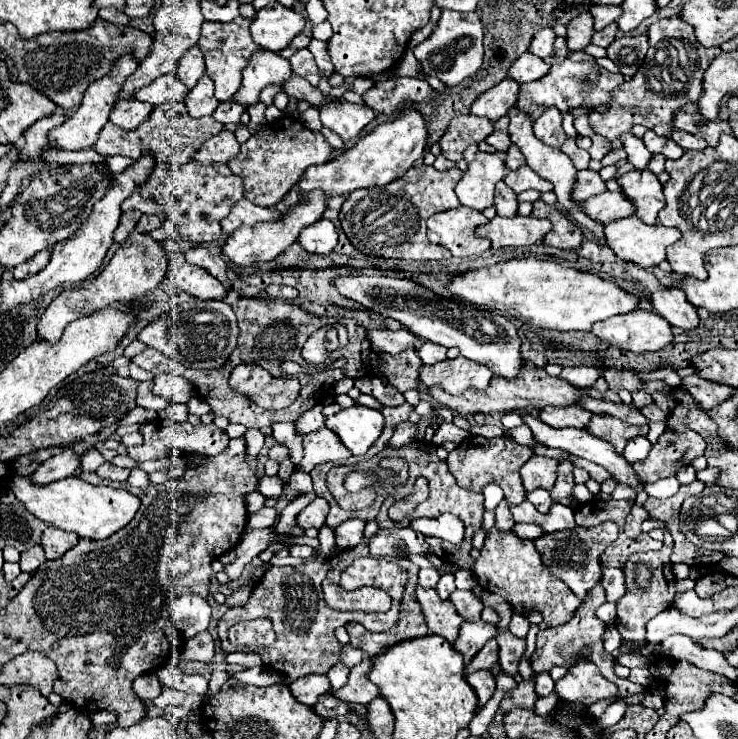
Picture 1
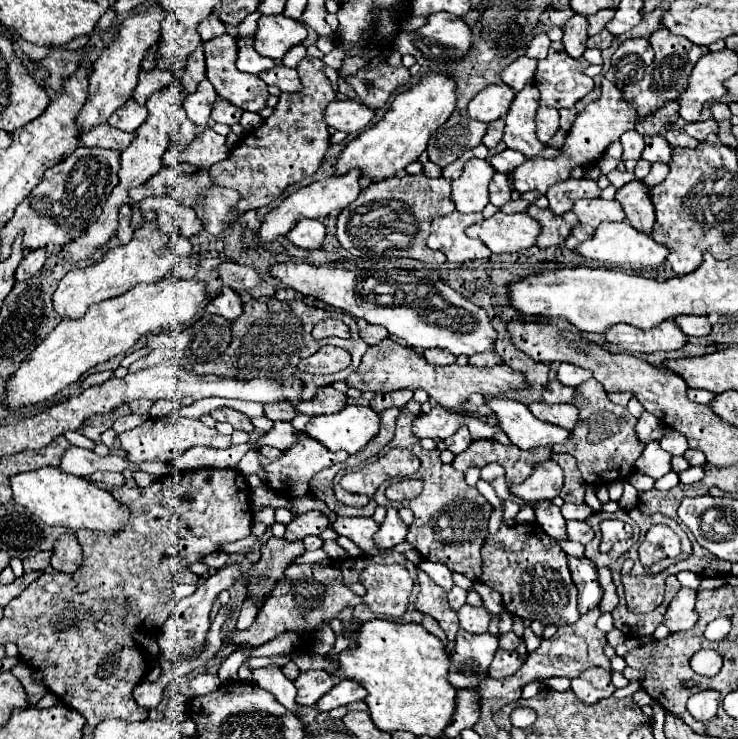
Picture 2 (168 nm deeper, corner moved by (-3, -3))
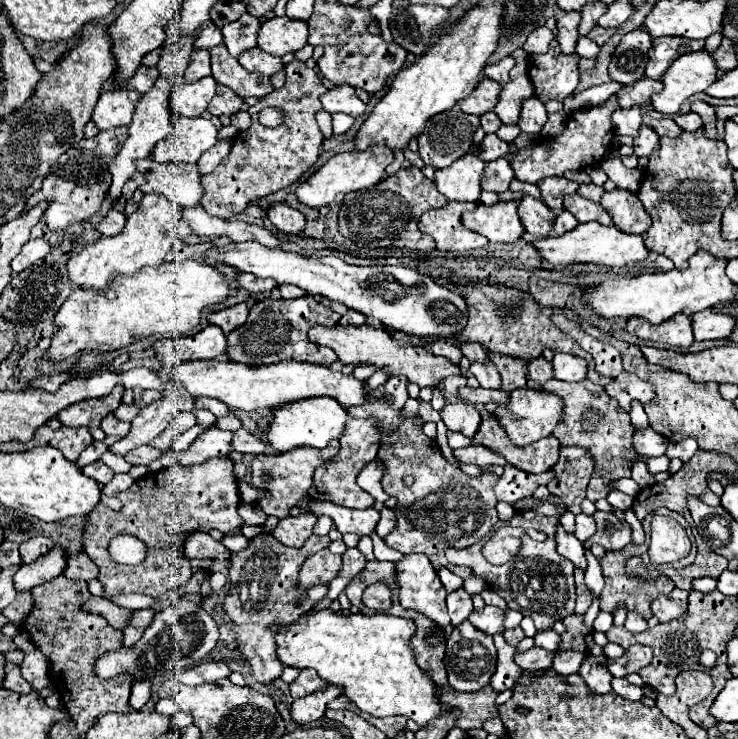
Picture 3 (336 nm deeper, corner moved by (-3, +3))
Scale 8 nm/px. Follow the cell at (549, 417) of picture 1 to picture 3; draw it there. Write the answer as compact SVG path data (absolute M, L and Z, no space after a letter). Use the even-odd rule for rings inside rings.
M514 389L510 393L510 401L504 407L498 407L494 411L494 415L498 417L500 425L504 427L504 431L508 433L508 437L516 443L516 445L530 445L542 437L548 437L552 433L552 429L556 427L556 421L560 421L562 417L562 399L546 393L546 391L534 391L534 389Z

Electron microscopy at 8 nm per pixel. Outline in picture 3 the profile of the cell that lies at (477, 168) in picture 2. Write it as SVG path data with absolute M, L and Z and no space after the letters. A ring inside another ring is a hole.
M466 153L464 157L456 159L450 167L438 169L434 175L438 191L448 201L472 201L478 203L480 199L480 177L484 171L484 161L476 155Z

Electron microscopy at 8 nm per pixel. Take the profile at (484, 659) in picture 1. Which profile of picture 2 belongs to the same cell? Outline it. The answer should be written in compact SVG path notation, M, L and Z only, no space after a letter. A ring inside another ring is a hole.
M498 649L494 659L492 659L492 663L490 663L488 677L492 677L492 679L504 679L508 675L514 675L520 667L522 667L522 661L518 659L516 653Z

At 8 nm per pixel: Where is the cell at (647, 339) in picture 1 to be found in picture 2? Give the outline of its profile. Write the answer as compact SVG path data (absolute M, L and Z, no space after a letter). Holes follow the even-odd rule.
M664 321L650 331L640 331L632 325L612 325L604 333L608 343L620 345L626 353L674 351L686 345L686 335L674 321Z

